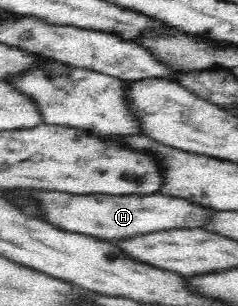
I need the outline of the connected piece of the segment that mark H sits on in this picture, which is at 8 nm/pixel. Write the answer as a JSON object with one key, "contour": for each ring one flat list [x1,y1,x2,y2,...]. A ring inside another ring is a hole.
{"contour":[[31,191,25,193,39,197,43,201,45,215,55,227,73,233,85,233,107,241,127,241,173,229,205,229,215,213,211,207,201,207,189,203,187,199,177,199,169,195,109,197,109,195,61,195,61,193,31,193]]}

